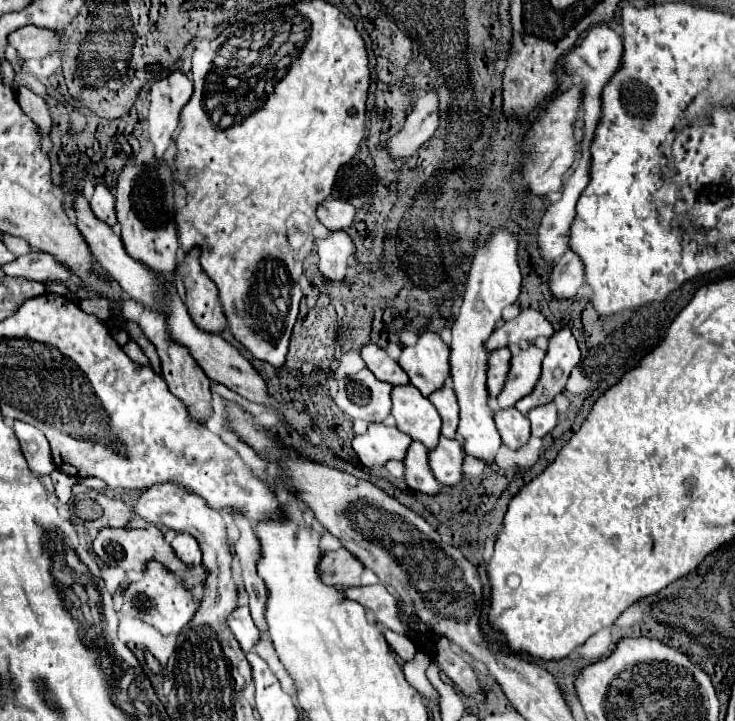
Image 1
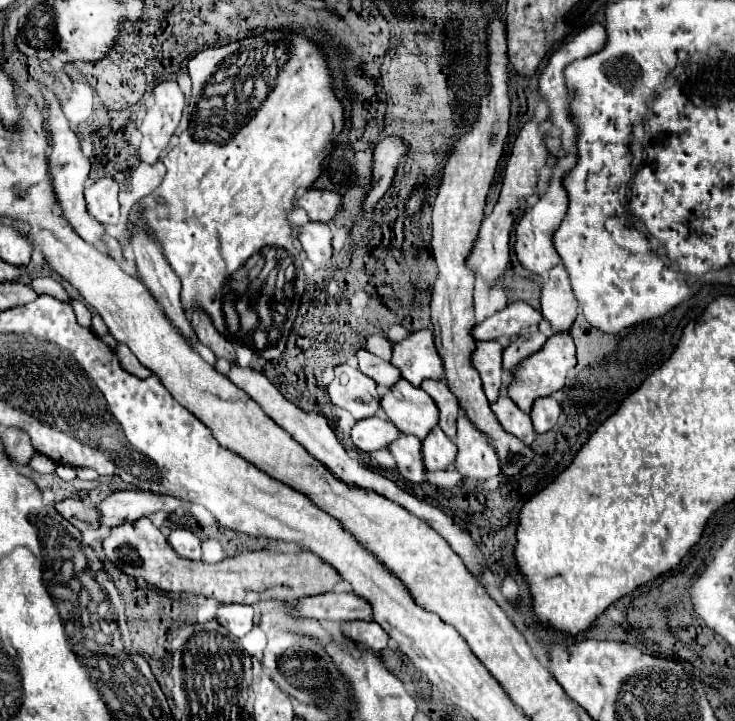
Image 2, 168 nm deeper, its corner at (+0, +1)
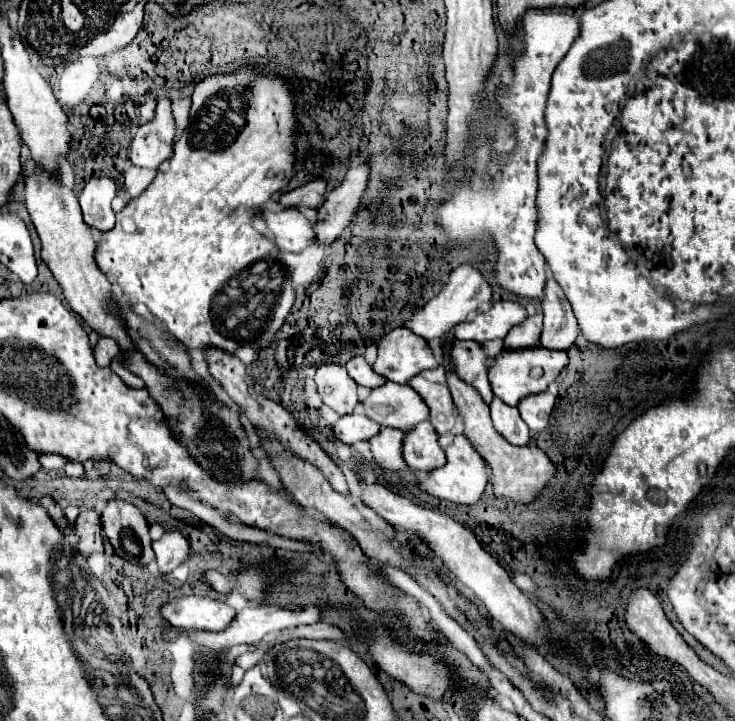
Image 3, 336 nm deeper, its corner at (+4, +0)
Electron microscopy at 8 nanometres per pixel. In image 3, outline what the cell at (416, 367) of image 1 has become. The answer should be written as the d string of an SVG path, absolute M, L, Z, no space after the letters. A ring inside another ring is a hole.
M395 328L377 342L377 360L373 370L395 384L407 384L423 370L437 368L429 344L407 328Z

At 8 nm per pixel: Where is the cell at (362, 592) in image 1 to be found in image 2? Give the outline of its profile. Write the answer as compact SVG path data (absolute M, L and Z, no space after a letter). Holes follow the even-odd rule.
M321 593L305 597L297 609L295 615L309 617L309 619L331 619L331 621L373 621L373 609L371 603L355 593Z

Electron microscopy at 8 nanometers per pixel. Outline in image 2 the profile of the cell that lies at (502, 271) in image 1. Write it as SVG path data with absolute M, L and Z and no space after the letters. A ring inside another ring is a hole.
M463 409L457 417L457 447L459 455L455 459L455 469L469 479L489 479L499 475L499 457L491 439L479 431Z

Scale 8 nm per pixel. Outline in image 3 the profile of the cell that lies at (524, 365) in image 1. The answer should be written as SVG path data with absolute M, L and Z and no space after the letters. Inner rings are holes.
M533 314L533 316L527 316L521 324L513 326L509 330L509 336L505 338L505 348L537 346L537 340L541 336L541 320L543 320L543 314Z

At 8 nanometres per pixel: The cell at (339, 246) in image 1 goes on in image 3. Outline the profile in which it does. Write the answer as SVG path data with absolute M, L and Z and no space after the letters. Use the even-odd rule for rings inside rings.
M263 208L257 216L273 234L279 250L301 252L313 244L313 222L309 222L295 208L283 208L281 212L269 212Z

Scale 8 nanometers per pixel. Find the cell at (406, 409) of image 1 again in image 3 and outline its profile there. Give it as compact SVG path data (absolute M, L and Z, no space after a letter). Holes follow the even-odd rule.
M385 382L381 388L373 388L363 400L367 418L379 426L391 426L399 430L409 430L413 424L429 418L429 408L413 388Z

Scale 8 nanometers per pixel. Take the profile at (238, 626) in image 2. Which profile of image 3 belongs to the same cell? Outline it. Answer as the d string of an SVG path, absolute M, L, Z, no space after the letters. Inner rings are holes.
M181 596L161 606L161 616L171 626L179 628L227 628L235 616L235 610L227 604L207 596Z

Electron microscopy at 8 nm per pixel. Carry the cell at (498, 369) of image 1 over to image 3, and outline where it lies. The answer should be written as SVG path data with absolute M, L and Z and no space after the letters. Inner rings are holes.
M453 340L451 348L449 348L449 358L453 364L455 374L465 380L467 384L471 384L483 398L485 404L489 404L493 400L493 392L489 388L489 380L487 380L487 356L483 352L483 348L477 342L469 342L469 340Z

